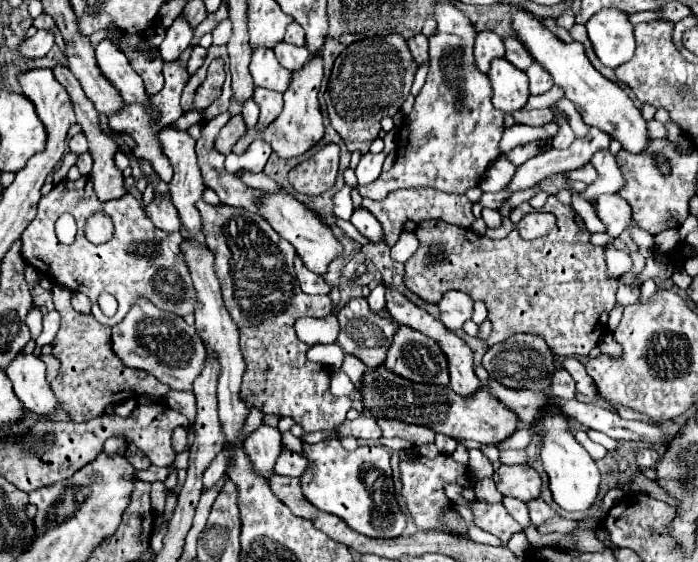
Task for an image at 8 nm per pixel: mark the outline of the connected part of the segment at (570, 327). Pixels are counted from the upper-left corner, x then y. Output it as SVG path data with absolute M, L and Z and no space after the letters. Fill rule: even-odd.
M547 197L539 209L555 215L555 227L539 239L525 241L517 235L517 223L531 213L529 203L517 205L509 219L515 229L509 237L493 241L475 235L469 229L455 227L443 221L423 221L417 225L419 249L405 263L405 285L427 303L439 303L447 291L463 291L473 301L483 301L493 323L489 345L503 343L515 333L541 335L551 351L563 357L587 357L597 347L601 335L607 331L607 317L615 305L617 281L609 281L603 246L591 245L591 233L577 227L571 205L561 203L557 197ZM429 245L441 245L445 261L435 267L423 263Z

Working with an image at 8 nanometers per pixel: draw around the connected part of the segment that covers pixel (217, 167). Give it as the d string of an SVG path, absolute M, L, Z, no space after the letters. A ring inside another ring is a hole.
M221 113L209 123L205 123L201 137L197 139L197 157L199 167L203 175L203 183L211 187L223 205L229 207L243 207L245 211L255 211L259 215L257 199L263 195L259 189L251 189L245 183L239 183L239 179L223 169L223 157L219 151L213 149L213 139L221 131L221 127L229 121L229 113Z

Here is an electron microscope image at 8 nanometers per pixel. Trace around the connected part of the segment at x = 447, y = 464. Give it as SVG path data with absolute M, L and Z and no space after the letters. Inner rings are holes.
M441 455L437 459L425 459L425 457L413 457L409 461L401 461L401 483L403 483L403 499L407 503L407 511L411 513L415 525L419 529L441 529L441 517L445 509L449 509L449 499L445 497L443 487L447 483L453 483L459 475L463 475L467 469L459 463L455 463L449 455L445 461L441 461Z

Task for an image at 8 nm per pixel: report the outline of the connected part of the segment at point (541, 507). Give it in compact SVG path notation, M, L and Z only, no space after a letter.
M533 499L531 503L527 503L527 509L529 509L529 519L533 521L533 525L541 525L545 519L555 515L555 511L543 499Z

